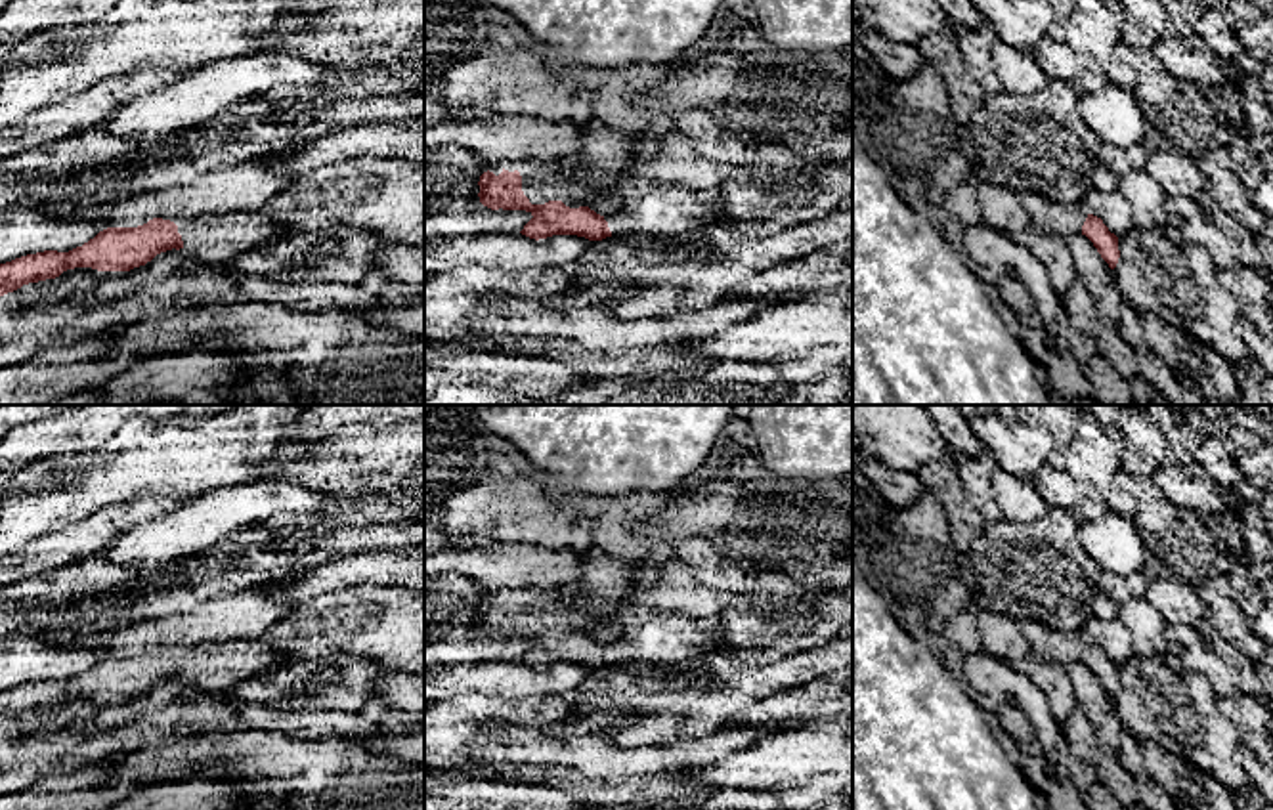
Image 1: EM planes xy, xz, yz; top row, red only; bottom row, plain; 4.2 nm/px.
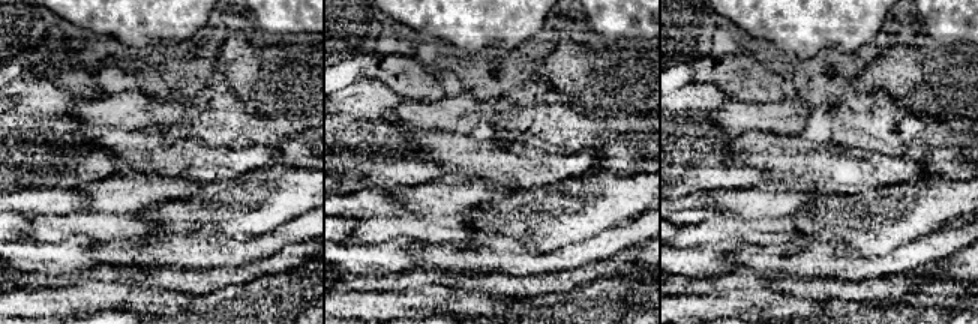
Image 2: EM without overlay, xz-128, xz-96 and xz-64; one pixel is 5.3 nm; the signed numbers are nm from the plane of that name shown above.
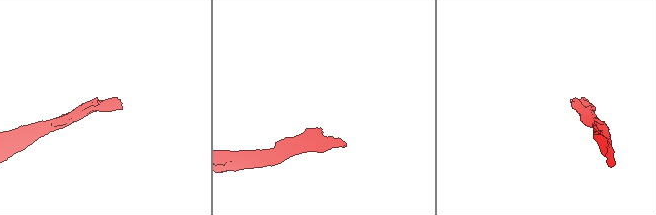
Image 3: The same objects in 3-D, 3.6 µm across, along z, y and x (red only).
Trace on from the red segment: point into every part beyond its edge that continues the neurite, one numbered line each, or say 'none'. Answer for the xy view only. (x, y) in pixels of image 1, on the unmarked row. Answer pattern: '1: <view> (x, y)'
1: xy (216, 667)

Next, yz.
1: yz (1048, 644)

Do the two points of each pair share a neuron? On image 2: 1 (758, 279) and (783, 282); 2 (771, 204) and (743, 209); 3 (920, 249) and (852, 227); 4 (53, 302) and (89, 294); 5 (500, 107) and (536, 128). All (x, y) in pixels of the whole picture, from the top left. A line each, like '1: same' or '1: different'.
1: same
2: same
3: different
4: same
5: same

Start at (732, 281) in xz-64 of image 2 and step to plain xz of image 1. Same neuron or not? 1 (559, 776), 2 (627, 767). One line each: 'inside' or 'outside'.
1: inside
2: outside

